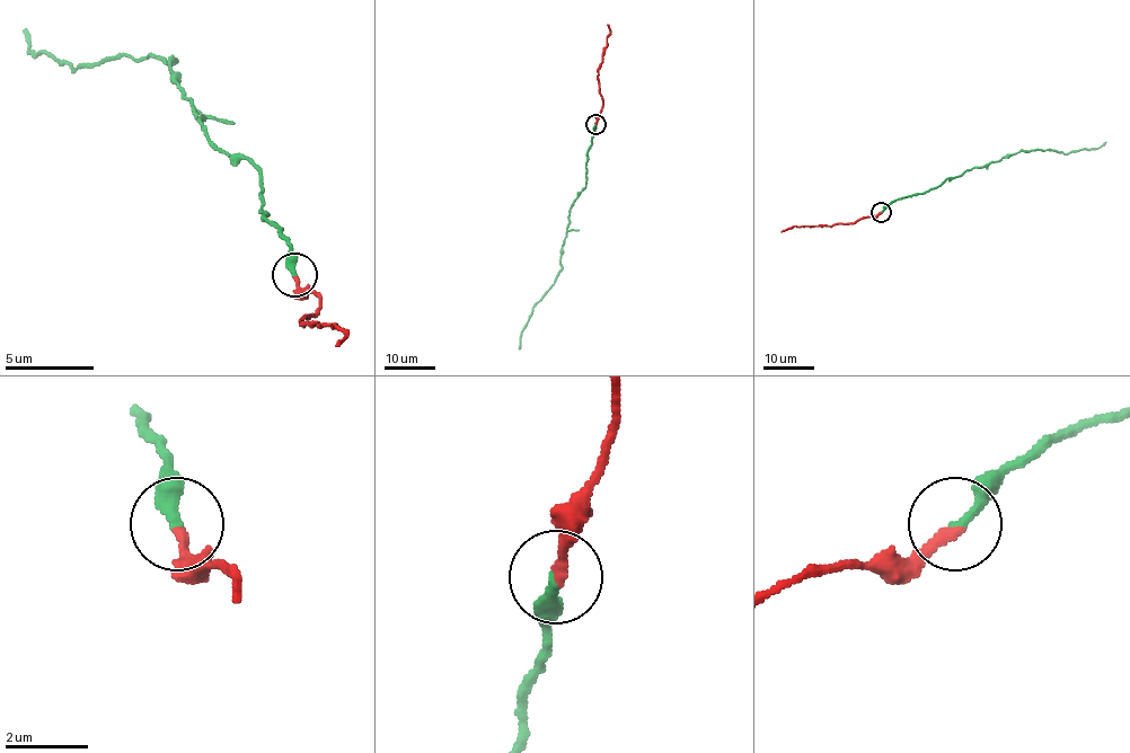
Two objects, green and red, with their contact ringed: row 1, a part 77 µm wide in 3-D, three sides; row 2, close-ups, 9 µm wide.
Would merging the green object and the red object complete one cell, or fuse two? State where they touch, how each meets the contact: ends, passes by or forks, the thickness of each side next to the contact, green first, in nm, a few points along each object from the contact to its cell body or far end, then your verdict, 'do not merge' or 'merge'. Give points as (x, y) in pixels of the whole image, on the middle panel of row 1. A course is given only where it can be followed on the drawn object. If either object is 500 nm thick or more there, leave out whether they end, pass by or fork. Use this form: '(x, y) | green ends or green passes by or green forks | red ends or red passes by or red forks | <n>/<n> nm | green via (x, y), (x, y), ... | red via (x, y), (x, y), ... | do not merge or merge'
(596, 124) | green ends | red ends | 300/280 nm | green via (596, 124), (586, 152), (585, 186), (570, 209), (561, 256), (562, 269), (532, 308), (519, 350) | red via (596, 124), (602, 107), (597, 69), (610, 33), (607, 25) | do not merge

